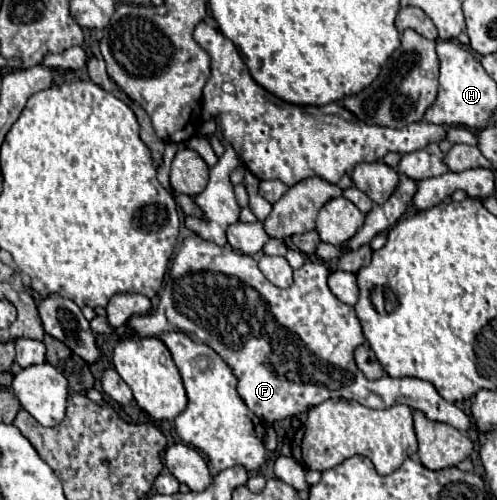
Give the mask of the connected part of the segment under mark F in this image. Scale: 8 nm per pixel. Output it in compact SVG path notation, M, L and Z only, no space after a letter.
M193 235L181 243L179 253L173 257L173 265L169 269L167 285L175 285L173 307L165 307L163 303L153 313L131 317L129 323L131 329L135 329L143 337L155 337L165 331L181 331L191 339L209 345L237 377L237 393L243 403L267 423L295 417L327 399L359 399L361 405L371 409L387 409L391 405L405 403L411 409L425 413L425 417L431 421L441 421L453 425L459 431L467 431L471 427L471 419L457 405L445 401L429 381L411 377L393 379L389 375L377 381L369 381L357 369L353 351L366 340L361 333L355 309L341 303L329 291L327 275L329 269L323 263L305 261L303 267L295 269L293 285L287 289L279 289L265 279L253 257L231 249L229 245L217 247L215 243Z

